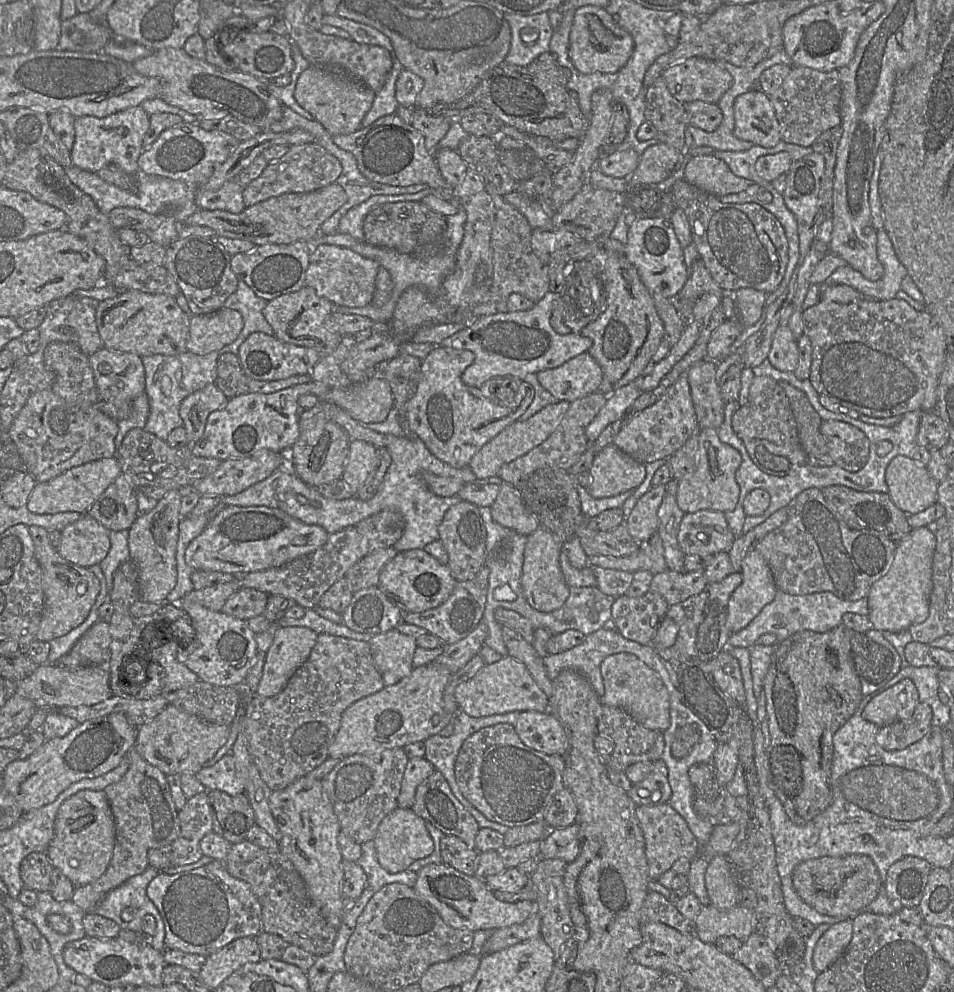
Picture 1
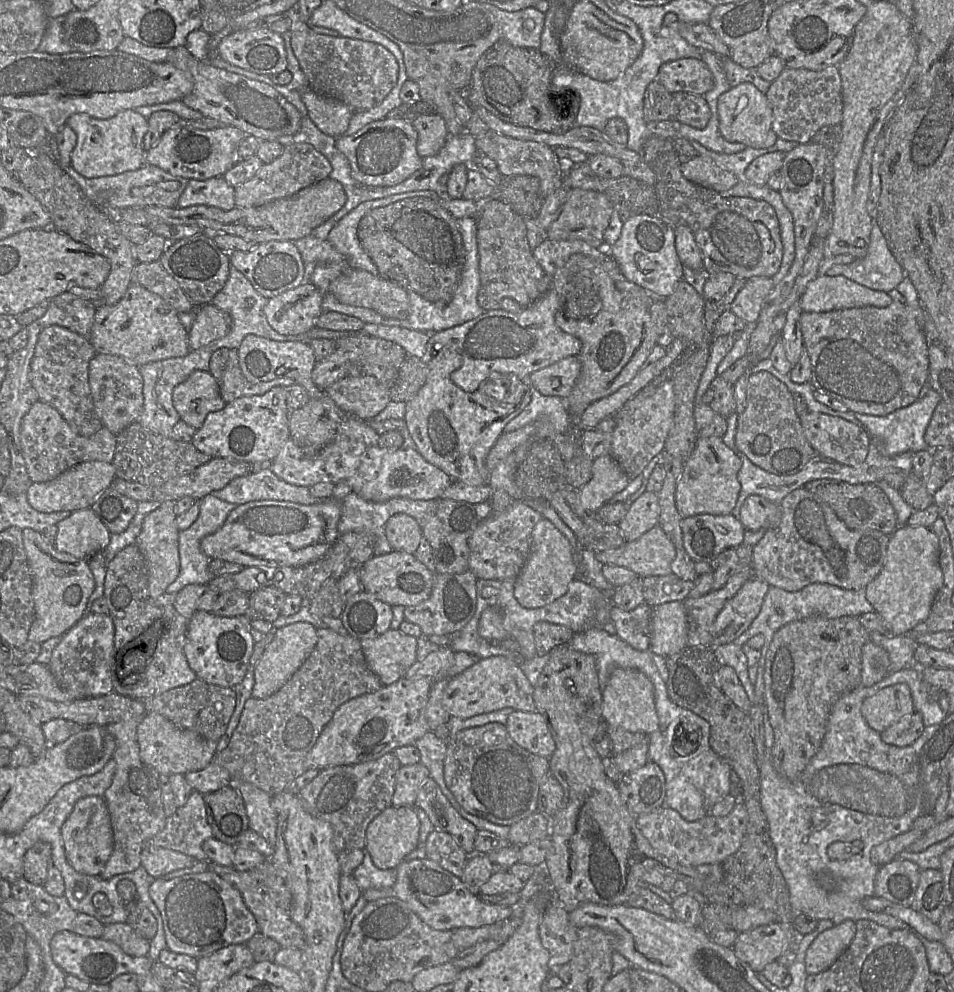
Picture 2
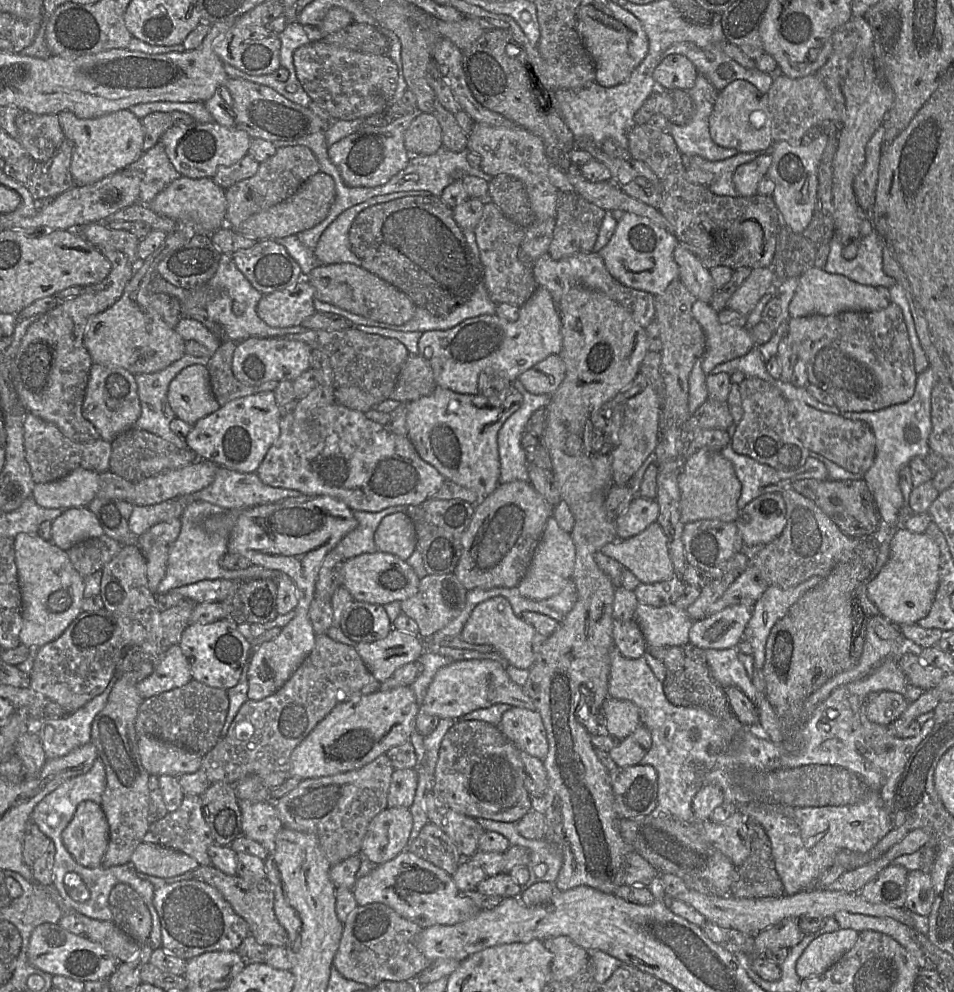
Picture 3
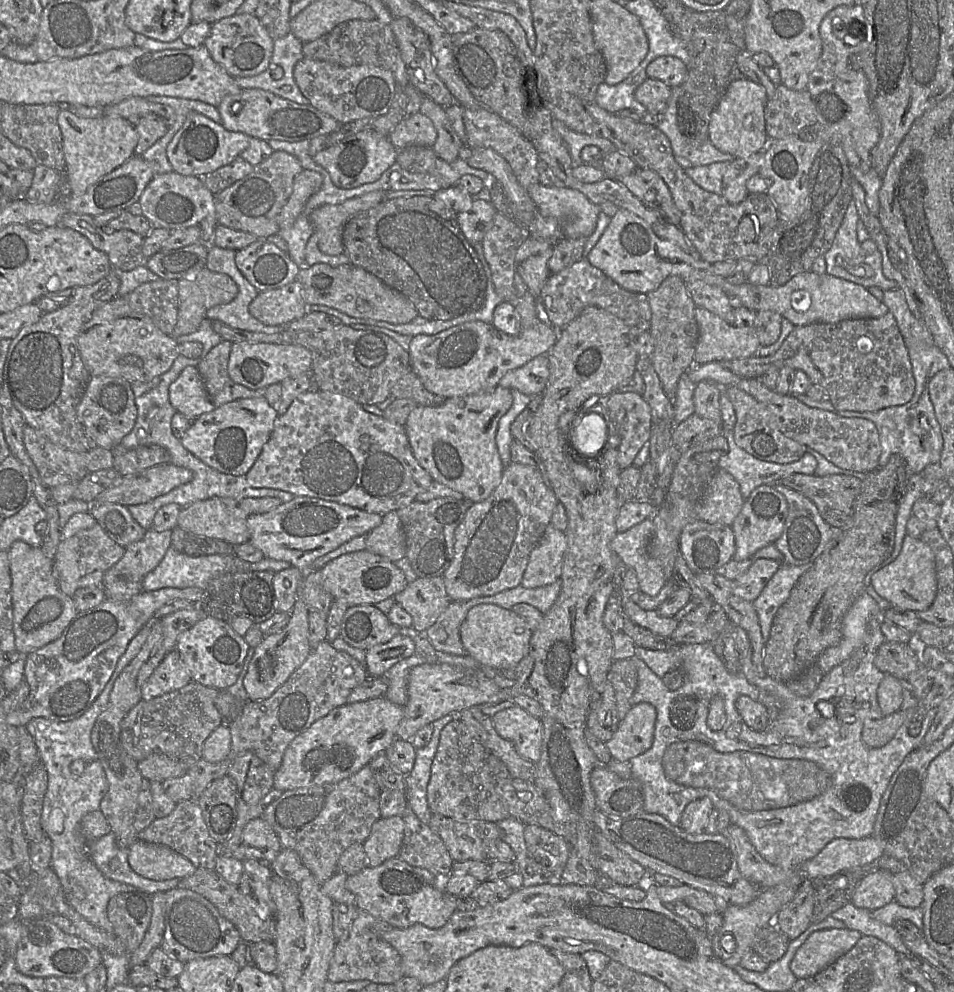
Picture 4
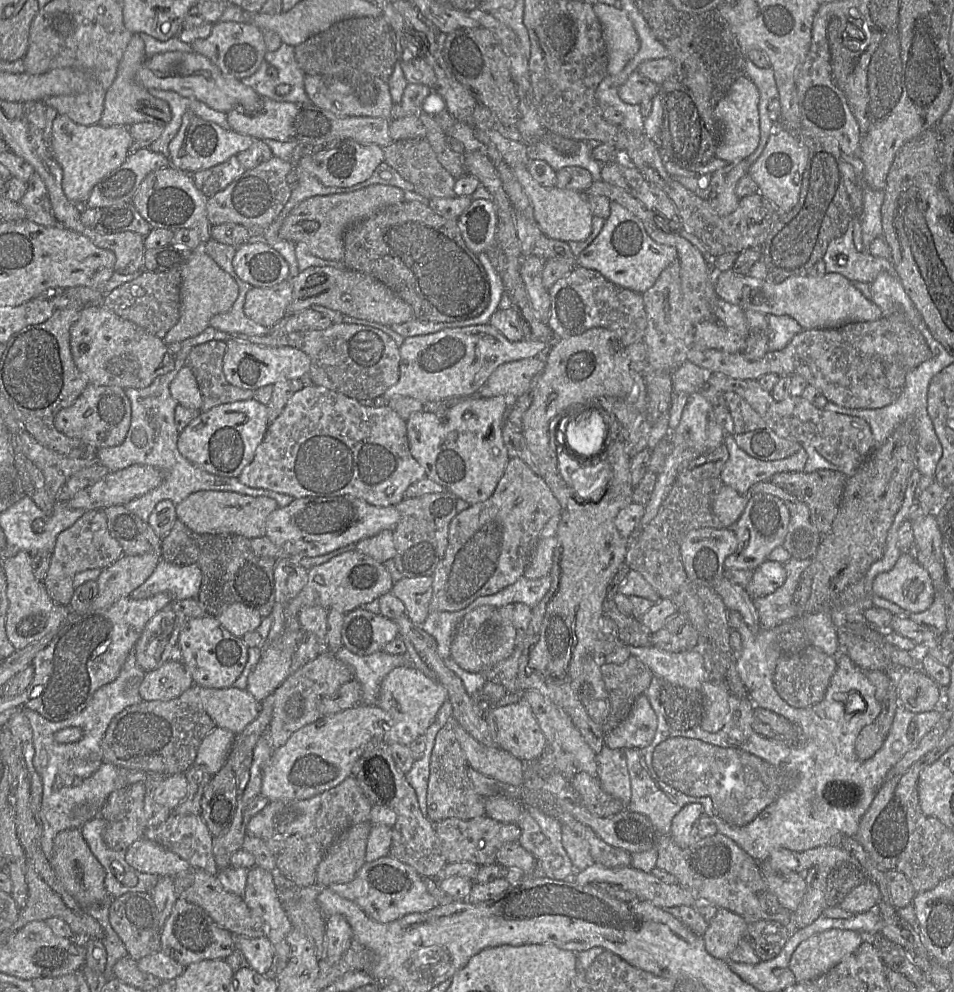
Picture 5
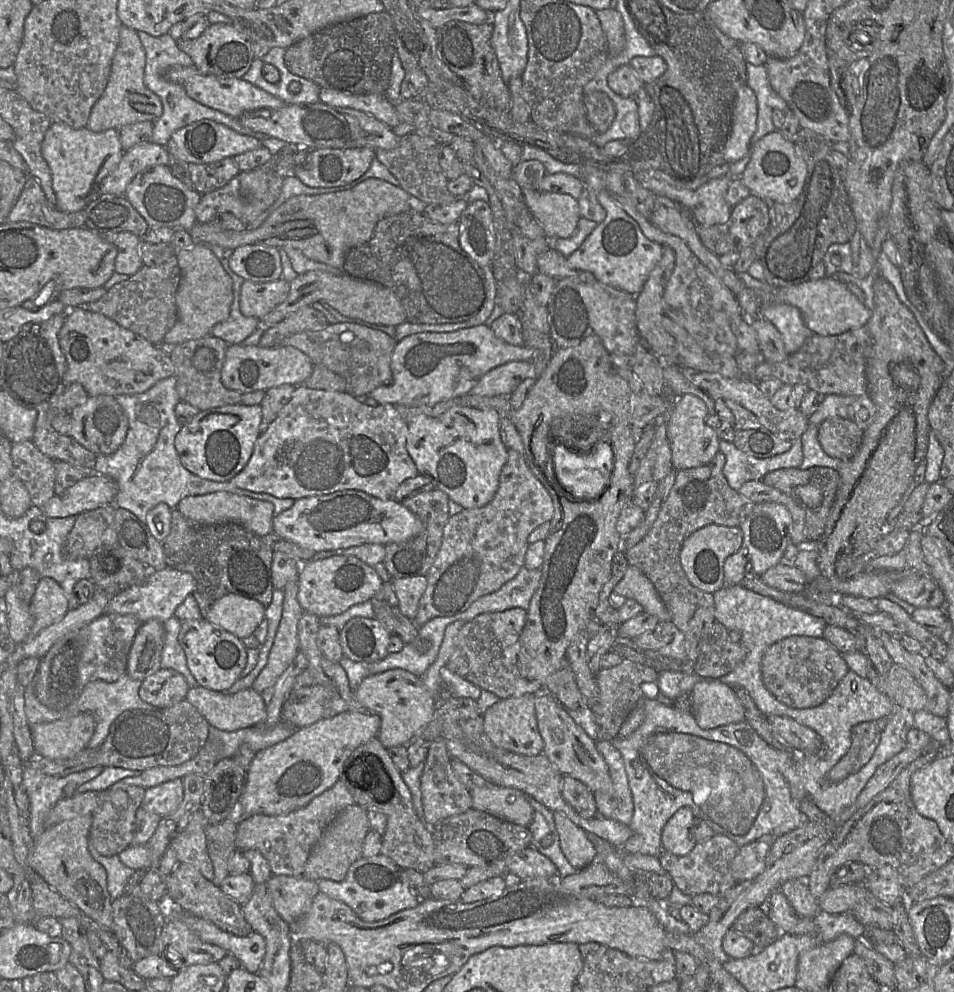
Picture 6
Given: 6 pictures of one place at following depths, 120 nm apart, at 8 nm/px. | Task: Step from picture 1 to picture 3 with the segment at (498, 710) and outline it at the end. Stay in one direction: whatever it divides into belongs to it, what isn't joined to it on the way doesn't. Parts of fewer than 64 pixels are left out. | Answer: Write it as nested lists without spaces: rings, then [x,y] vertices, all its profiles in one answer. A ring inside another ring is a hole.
[[[489,659],[461,660],[453,661],[437,670],[419,709],[420,712],[435,715],[440,719],[459,720],[472,711],[495,704],[508,704],[511,707],[537,711],[529,696],[509,678],[499,662]]]

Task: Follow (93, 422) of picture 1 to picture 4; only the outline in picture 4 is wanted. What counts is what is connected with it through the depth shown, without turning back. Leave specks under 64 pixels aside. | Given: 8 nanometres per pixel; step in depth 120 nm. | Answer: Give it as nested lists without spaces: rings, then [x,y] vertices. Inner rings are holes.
[[[29,425],[24,426],[23,440],[43,484],[48,488],[67,483],[78,483],[87,474],[113,467],[113,451],[111,449],[97,446],[87,452],[74,452],[54,444],[46,436]]]

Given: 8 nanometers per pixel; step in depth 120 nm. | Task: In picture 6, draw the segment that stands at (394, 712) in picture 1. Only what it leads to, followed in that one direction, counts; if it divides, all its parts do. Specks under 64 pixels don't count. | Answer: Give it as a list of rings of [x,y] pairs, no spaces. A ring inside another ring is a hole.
[[[356,707],[297,729],[284,741],[256,752],[248,767],[245,784],[238,801],[249,816],[282,815],[306,806],[314,797],[332,787],[340,779],[346,759],[357,747],[376,737],[380,726],[381,718],[378,714]]]

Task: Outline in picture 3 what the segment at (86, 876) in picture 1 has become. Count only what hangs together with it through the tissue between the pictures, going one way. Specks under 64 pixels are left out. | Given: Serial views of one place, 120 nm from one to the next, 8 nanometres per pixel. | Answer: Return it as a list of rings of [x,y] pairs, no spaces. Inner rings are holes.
[[[83,801],[62,833],[68,852],[80,865],[97,868],[102,865],[108,848],[110,828],[100,804]]]

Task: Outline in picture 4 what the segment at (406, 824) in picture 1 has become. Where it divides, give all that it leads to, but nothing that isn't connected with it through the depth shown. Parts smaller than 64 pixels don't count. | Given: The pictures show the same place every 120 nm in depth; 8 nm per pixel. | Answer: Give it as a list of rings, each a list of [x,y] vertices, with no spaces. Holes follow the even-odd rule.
[[[402,816],[380,817],[372,825],[370,835],[363,842],[367,866],[376,867],[390,858],[398,857],[404,829]]]

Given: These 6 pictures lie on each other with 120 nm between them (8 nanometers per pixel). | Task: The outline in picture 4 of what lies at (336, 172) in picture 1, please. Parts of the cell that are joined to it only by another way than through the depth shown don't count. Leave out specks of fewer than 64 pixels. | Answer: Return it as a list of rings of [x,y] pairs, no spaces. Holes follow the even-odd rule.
[[[273,151],[266,160],[254,166],[249,175],[214,195],[218,224],[251,233],[258,239],[278,234],[277,216],[293,191],[294,178],[303,170],[295,156]]]

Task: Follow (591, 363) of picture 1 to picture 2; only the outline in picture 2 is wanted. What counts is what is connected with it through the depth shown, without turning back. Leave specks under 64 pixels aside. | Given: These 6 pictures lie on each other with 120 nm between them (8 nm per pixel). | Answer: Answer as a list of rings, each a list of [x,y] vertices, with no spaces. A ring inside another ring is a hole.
[[[577,356],[563,358],[529,375],[533,387],[544,396],[566,399],[580,375],[581,364]]]

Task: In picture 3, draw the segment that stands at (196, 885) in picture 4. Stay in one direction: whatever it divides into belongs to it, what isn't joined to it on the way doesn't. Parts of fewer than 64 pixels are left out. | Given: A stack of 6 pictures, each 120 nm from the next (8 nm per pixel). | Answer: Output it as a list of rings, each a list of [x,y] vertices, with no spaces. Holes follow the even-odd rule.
[[[199,865],[193,870],[194,878],[216,888],[231,905],[233,910],[241,916],[249,926],[249,933],[259,944],[278,947],[286,947],[288,934],[277,920],[274,912],[274,889],[267,879],[244,879],[238,875],[228,875],[214,867]]]

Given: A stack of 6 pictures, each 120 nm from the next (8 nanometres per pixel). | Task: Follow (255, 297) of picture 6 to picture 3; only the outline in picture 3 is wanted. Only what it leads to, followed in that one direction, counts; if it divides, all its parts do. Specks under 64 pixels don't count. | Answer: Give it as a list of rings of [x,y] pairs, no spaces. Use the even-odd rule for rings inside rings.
[[[301,279],[292,286],[263,295],[256,312],[271,327],[298,326],[316,312],[314,300],[314,288]]]

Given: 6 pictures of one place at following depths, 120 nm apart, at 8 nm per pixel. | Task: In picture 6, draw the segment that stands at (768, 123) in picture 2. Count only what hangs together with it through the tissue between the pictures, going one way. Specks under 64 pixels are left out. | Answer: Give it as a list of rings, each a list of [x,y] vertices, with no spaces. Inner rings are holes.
[[[746,84],[739,89],[734,102],[731,132],[724,152],[726,163],[734,163],[750,152],[750,140],[756,129],[757,98]]]

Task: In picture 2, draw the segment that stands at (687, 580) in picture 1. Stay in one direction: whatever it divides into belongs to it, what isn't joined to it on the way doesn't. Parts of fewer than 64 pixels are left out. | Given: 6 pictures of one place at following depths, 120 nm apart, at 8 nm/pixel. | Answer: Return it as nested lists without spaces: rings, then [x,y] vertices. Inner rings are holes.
[[[672,573],[645,577],[642,580],[644,602],[651,607],[668,602],[684,602],[693,586],[693,581],[683,581]]]

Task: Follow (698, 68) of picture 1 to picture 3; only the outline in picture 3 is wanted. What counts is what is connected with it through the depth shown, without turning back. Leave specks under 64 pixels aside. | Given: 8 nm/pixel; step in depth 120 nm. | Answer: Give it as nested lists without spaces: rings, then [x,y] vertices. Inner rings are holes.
[[[673,54],[664,58],[653,72],[658,88],[689,91],[695,85],[698,72],[685,56]]]

